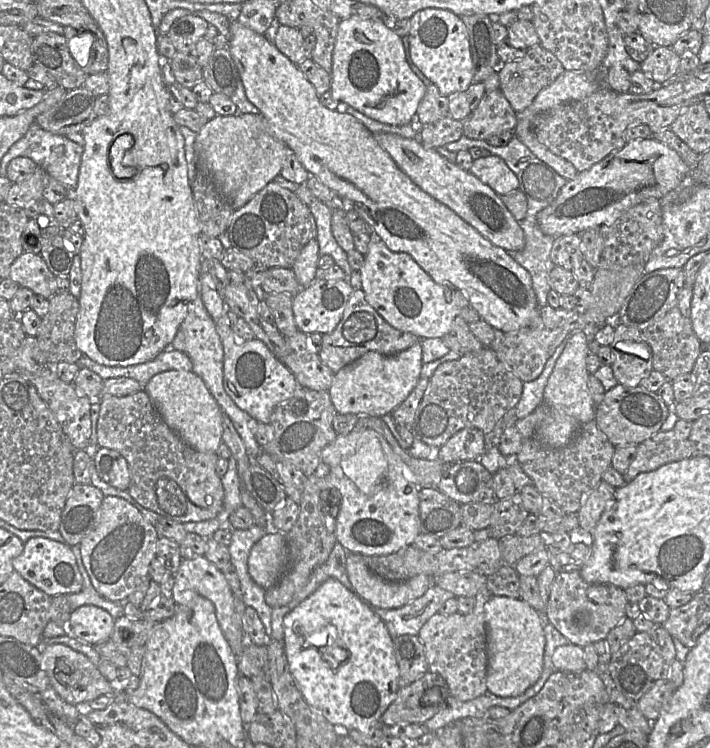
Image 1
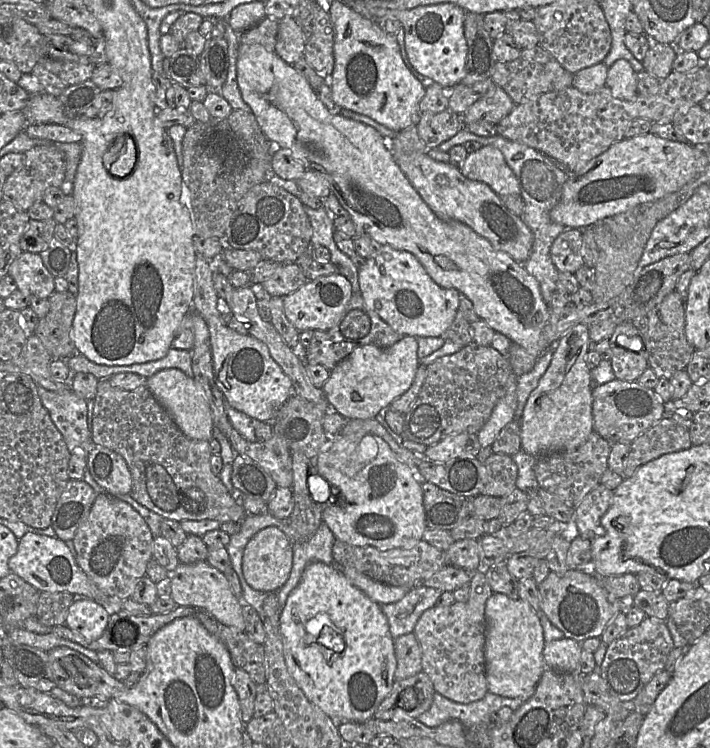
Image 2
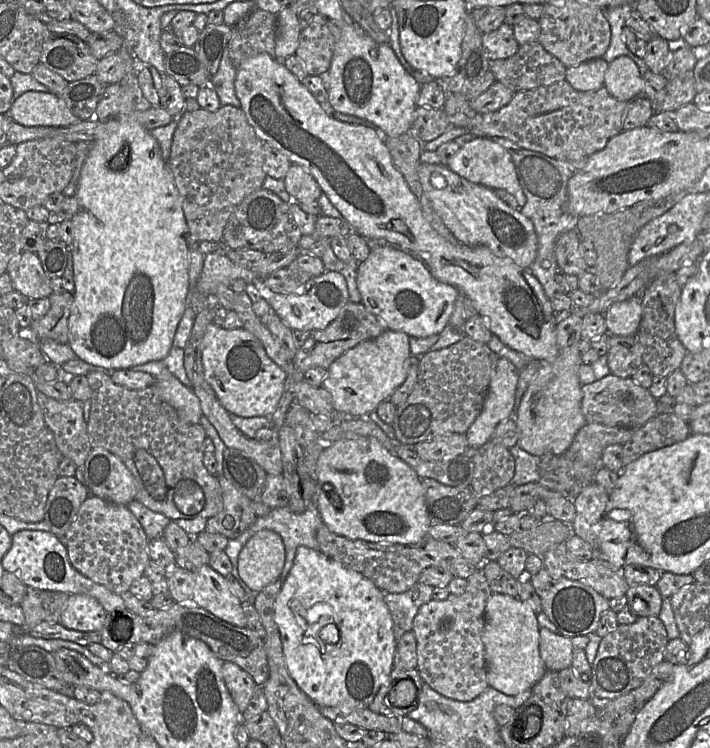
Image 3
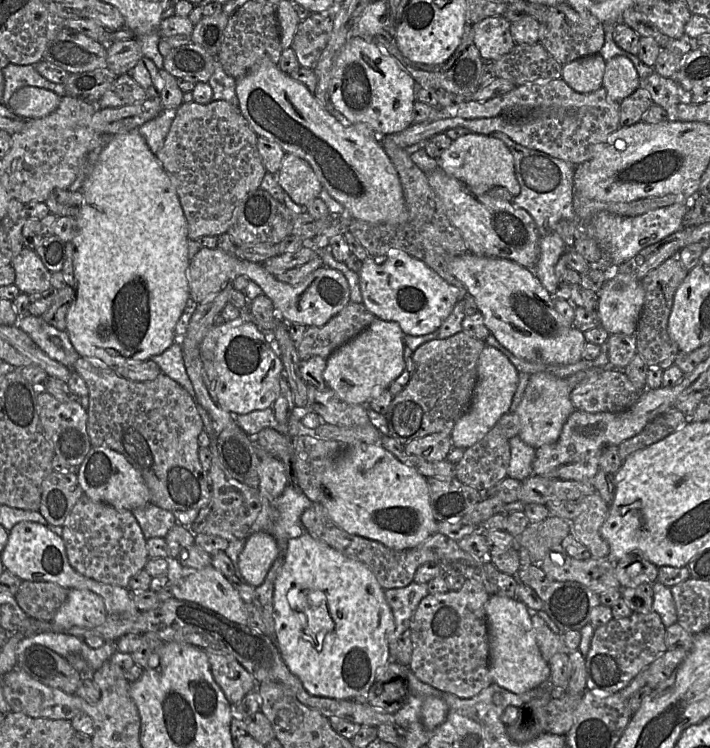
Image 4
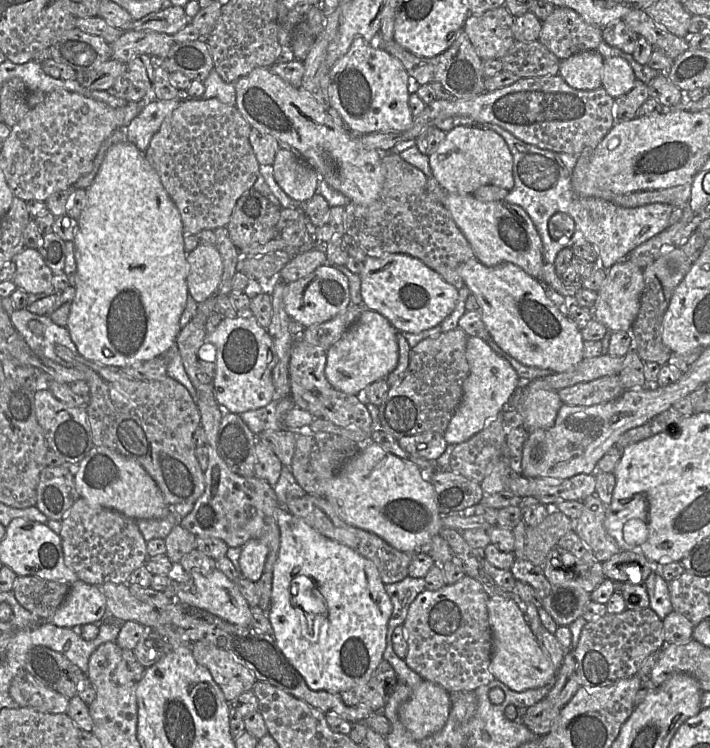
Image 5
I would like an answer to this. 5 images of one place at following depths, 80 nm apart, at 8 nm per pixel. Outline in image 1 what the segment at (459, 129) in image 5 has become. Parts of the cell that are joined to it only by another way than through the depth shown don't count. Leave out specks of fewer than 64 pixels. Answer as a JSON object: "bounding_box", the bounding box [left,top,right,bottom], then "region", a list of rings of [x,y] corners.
{"bounding_box":[469,154,519,196],"region":[[[492,154],[474,160],[469,172],[488,185],[498,196],[519,188],[517,176],[500,157]]]}

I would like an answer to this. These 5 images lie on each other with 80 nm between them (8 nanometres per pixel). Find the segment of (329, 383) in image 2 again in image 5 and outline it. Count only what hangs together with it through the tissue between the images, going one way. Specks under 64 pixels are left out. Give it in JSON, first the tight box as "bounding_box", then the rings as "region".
{"bounding_box":[325,309,398,395],"region":[[[364,309],[358,319],[327,350],[325,376],[331,386],[351,395],[358,395],[369,384],[386,380],[398,364],[397,330],[381,314]]]}

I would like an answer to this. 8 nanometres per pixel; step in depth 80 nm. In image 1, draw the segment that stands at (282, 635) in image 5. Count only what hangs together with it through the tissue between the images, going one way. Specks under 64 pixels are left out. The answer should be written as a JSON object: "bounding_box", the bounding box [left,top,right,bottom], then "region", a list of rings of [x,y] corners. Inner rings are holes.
{"bounding_box":[283,578,399,732],"region":[[[328,578],[284,617],[283,625],[286,659],[306,702],[340,731],[367,732],[372,725],[379,723],[382,714],[396,698],[399,667],[393,639],[371,607],[340,581]],[[339,655],[346,658],[339,662]]]}

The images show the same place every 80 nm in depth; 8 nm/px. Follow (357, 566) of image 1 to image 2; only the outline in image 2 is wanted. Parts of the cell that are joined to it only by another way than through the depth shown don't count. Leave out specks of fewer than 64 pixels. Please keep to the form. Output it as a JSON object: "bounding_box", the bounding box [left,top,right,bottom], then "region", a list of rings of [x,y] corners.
{"bounding_box":[342,567,411,605],"region":[[[343,567],[342,571],[355,587],[379,605],[398,602],[411,590],[379,583],[353,567]]]}

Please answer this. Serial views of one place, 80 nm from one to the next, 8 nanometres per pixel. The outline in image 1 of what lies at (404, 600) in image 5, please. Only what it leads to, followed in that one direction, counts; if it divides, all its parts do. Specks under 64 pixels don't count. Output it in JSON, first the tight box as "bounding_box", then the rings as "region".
{"bounding_box":[371,584,455,639],"region":[[[432,584],[424,595],[400,608],[371,609],[385,623],[392,639],[401,635],[418,636],[421,627],[451,598],[455,598],[452,592]]]}

